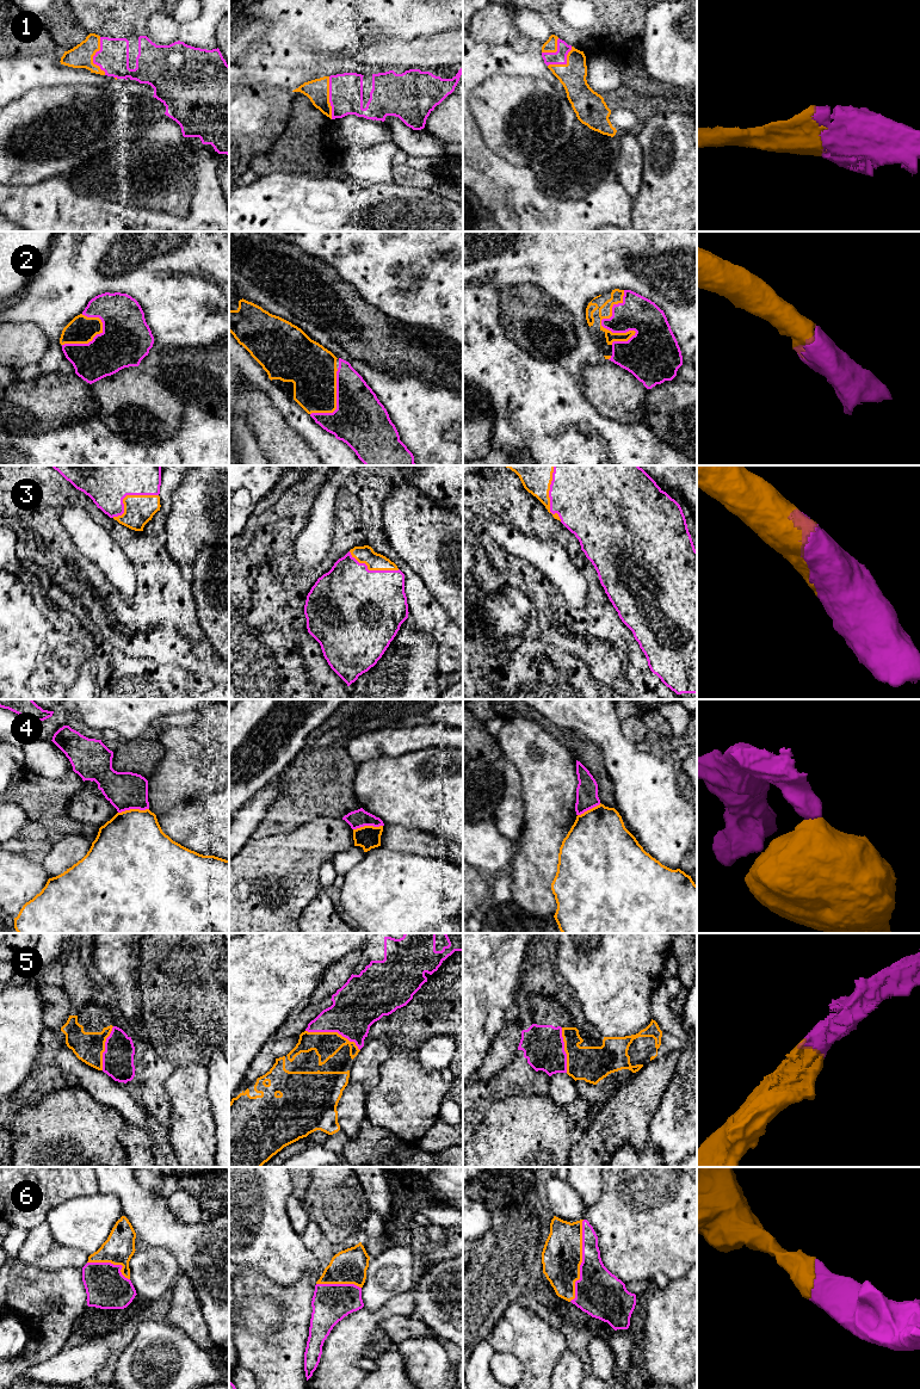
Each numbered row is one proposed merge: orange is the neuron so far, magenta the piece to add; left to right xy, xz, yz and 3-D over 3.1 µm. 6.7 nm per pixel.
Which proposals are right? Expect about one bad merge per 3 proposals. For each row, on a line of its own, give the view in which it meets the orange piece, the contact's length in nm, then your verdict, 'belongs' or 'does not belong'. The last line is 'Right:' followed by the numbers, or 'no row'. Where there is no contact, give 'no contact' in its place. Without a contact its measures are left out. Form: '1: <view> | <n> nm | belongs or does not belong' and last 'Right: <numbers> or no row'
1: xy | 260 nm | belongs
2: yz | 380 nm | belongs
3: yz | 380 nm | belongs
4: xy | 220 nm | does not belong
5: xz | 400 nm | belongs
6: yz | 550 nm | belongs
Right: 1, 2, 3, 5, 6

